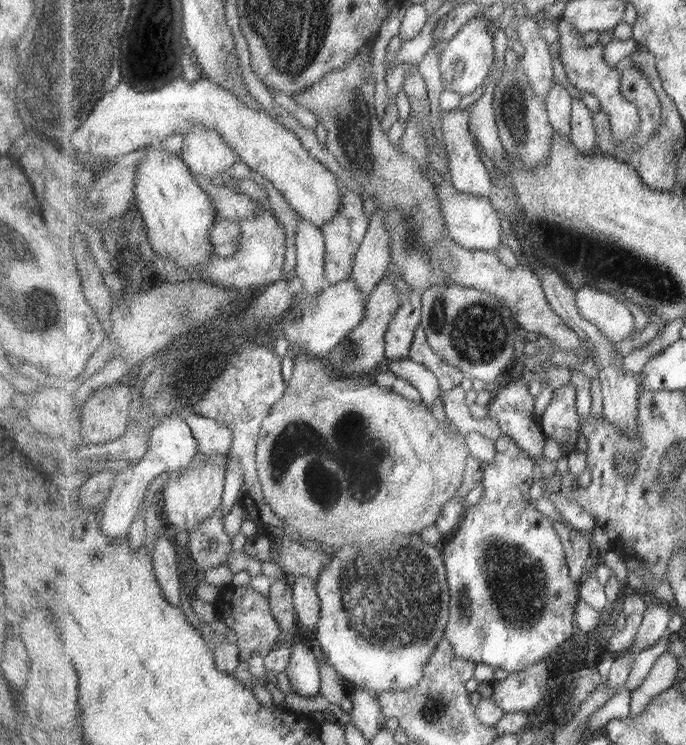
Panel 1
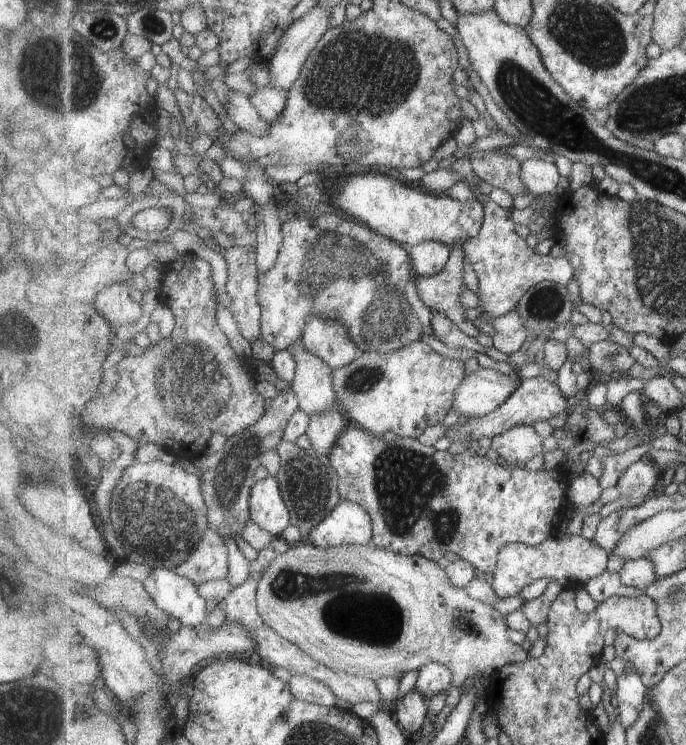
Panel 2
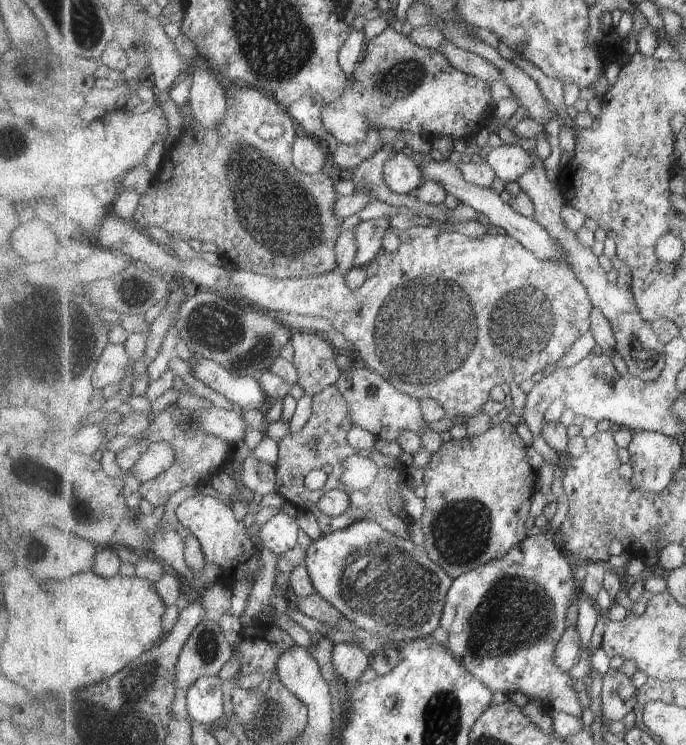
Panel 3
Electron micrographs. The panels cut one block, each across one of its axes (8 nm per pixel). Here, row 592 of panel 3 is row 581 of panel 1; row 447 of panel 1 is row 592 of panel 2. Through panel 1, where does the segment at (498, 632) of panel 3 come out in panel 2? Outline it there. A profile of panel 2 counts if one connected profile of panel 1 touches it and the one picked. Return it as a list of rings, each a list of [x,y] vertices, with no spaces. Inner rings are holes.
[[[558,531],[555,537],[549,538],[541,546],[529,546],[523,543],[507,544],[499,552],[499,562],[493,574],[493,588],[500,598],[520,596],[529,584],[541,578],[549,578],[563,585],[564,589],[577,591],[608,570],[610,552],[596,542],[583,538],[583,535],[571,535]]]

